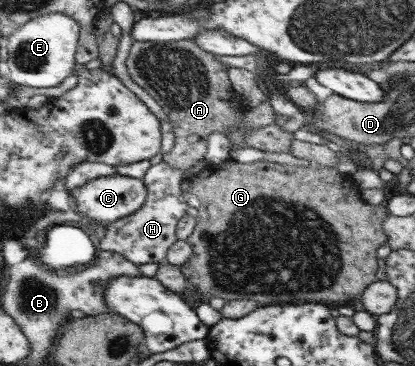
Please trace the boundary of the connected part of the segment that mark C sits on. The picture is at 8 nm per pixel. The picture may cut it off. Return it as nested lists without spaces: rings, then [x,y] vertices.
[[[118,173],[109,177],[98,177],[73,191],[77,209],[82,212],[85,219],[99,221],[105,227],[139,211],[147,201],[148,195],[149,190],[143,178],[123,176]]]

